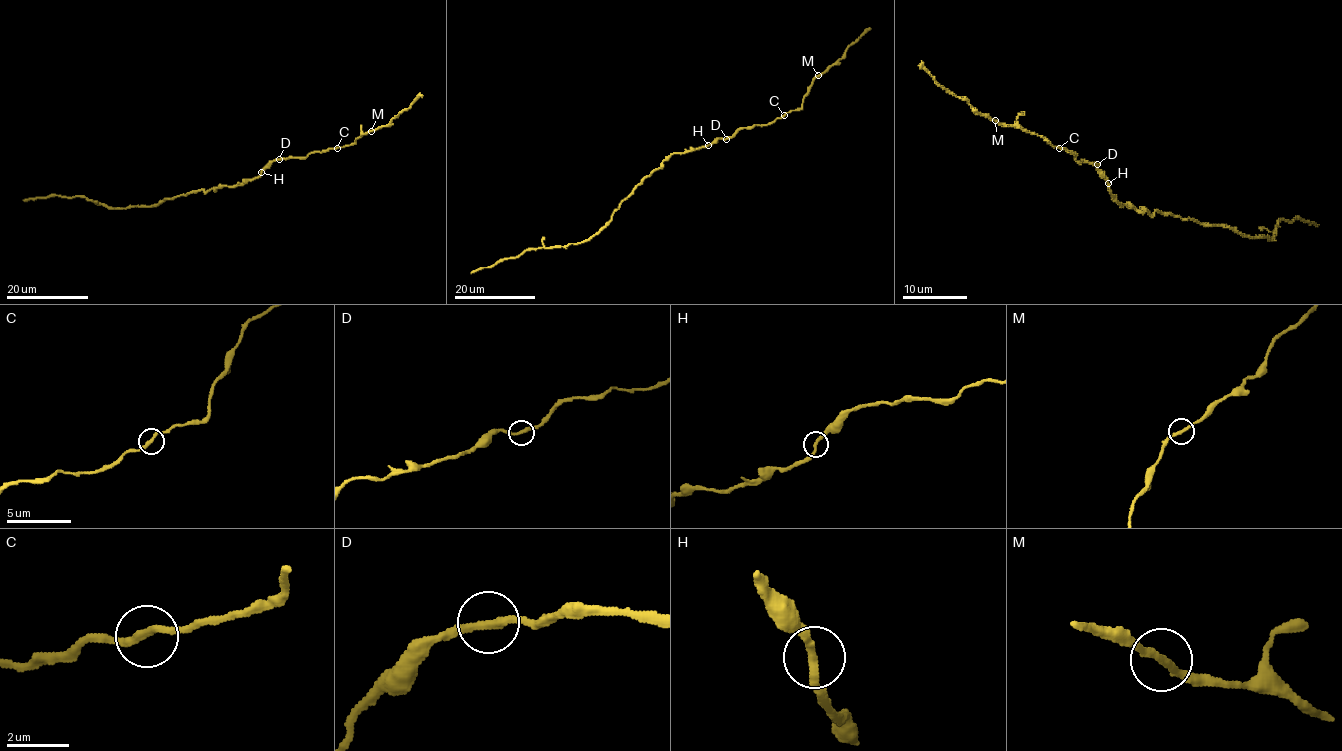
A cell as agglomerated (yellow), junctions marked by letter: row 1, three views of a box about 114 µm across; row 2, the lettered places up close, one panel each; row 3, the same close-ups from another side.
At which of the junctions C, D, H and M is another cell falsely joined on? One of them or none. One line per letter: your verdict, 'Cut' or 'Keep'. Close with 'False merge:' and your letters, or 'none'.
C: Keep
D: Keep
H: Keep
M: Keep
False merge: none

